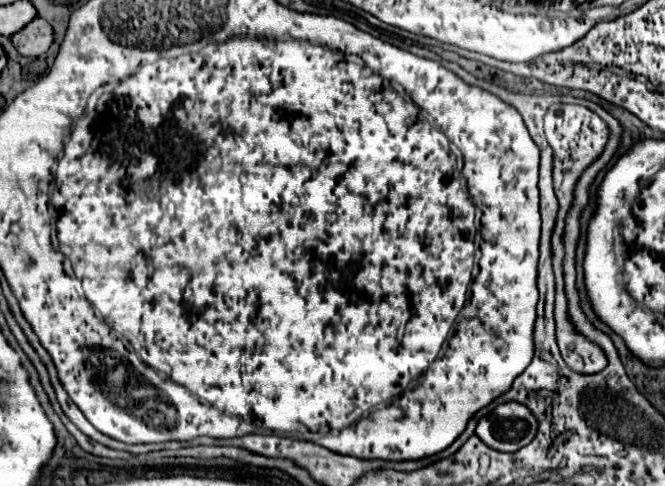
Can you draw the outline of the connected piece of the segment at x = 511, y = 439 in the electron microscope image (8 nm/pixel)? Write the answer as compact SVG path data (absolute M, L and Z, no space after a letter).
M519 402L499 404L477 422L475 434L493 450L515 452L535 438L537 420Z

